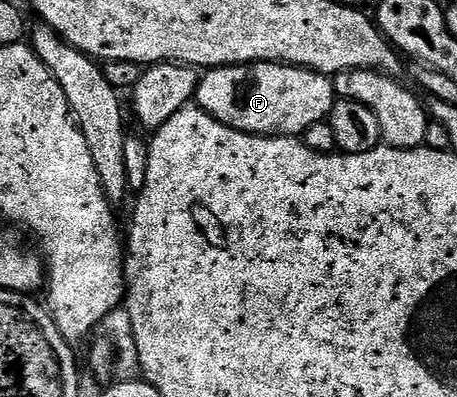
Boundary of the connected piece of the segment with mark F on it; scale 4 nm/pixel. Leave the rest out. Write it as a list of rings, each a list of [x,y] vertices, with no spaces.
[[[252,61],[248,65],[221,65],[219,69],[209,69],[201,76],[194,98],[199,108],[205,109],[223,125],[262,137],[303,135],[310,127],[314,127],[314,123],[327,118],[337,100],[331,76],[315,73],[313,69],[301,69],[298,65],[286,65],[275,61]]]

